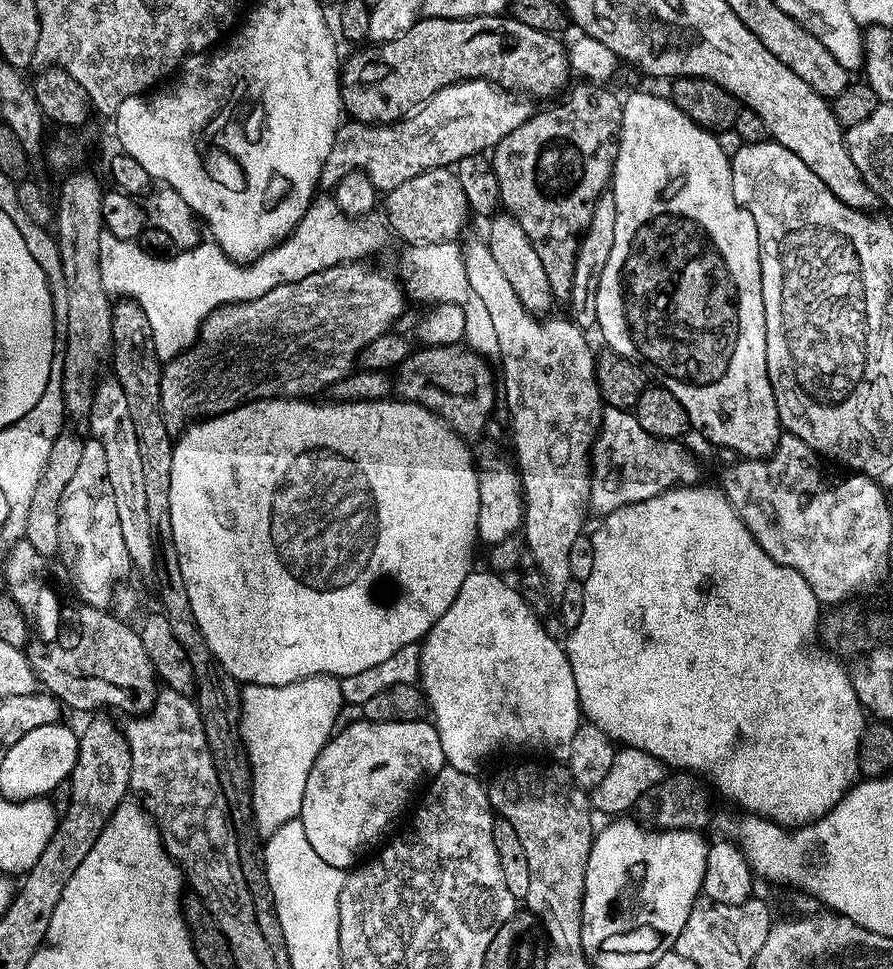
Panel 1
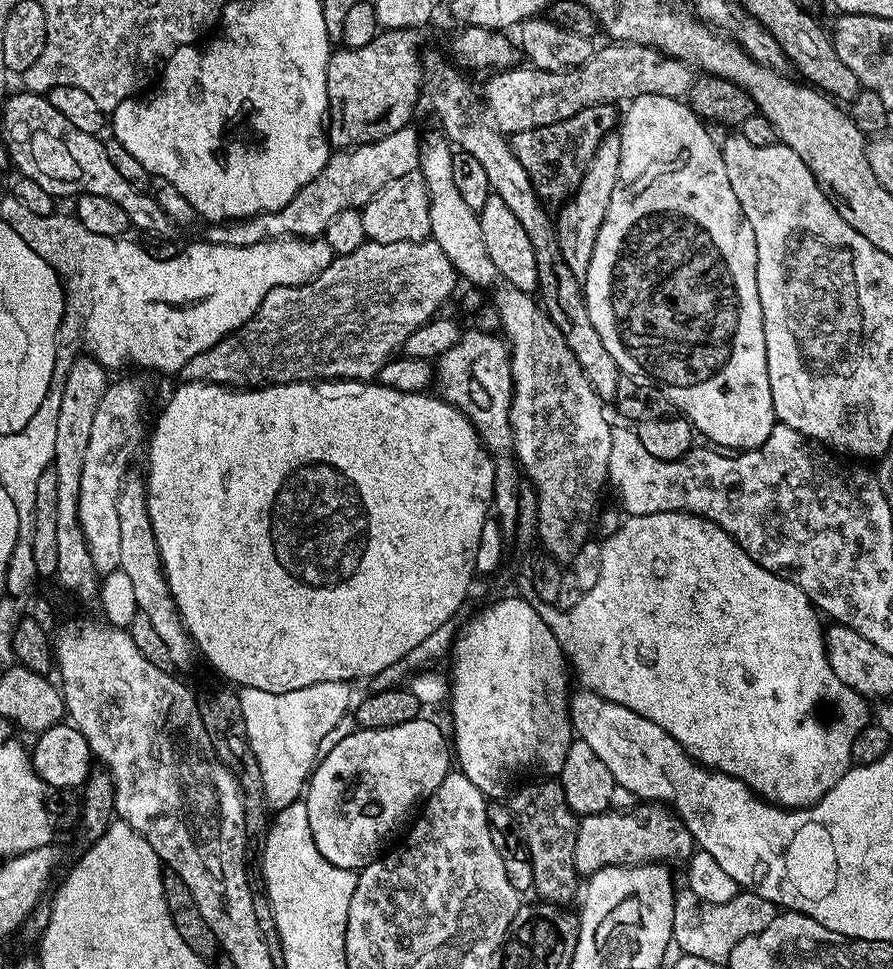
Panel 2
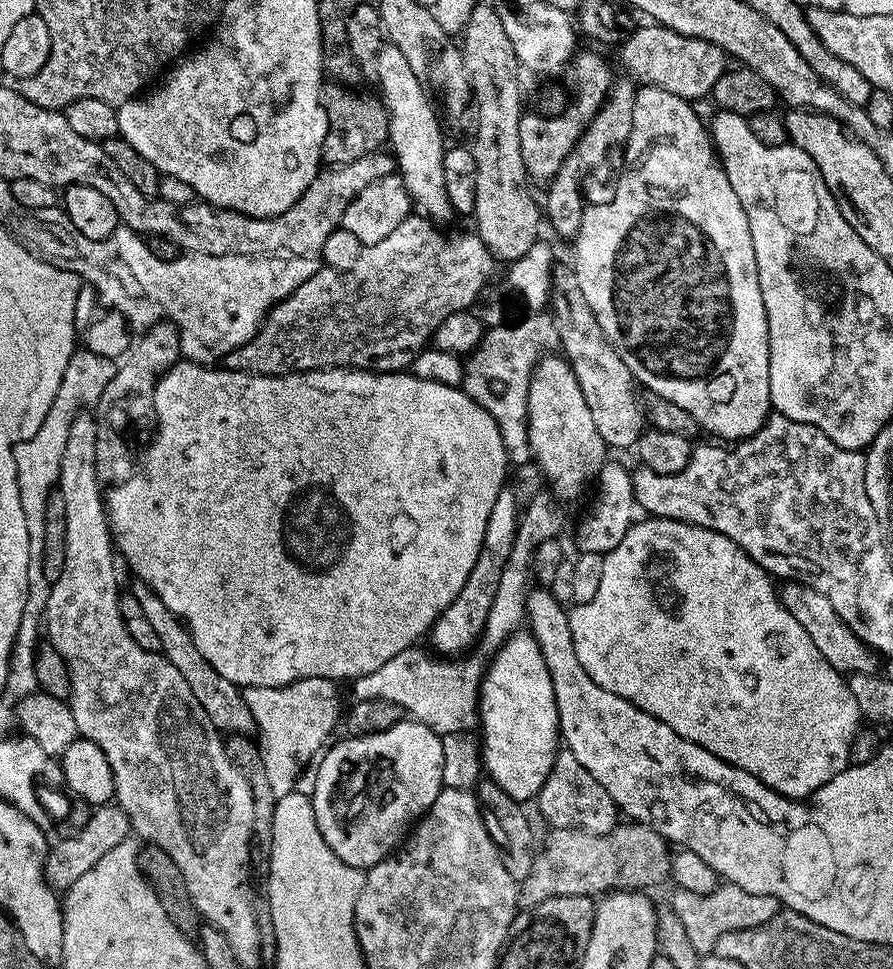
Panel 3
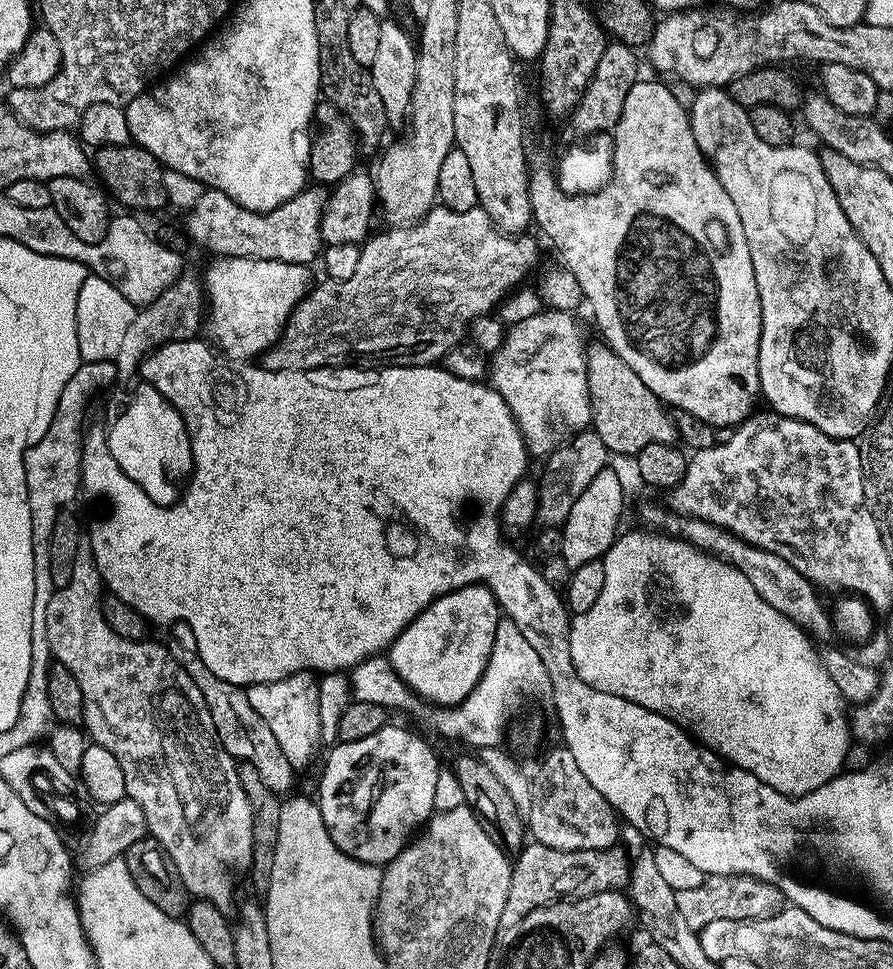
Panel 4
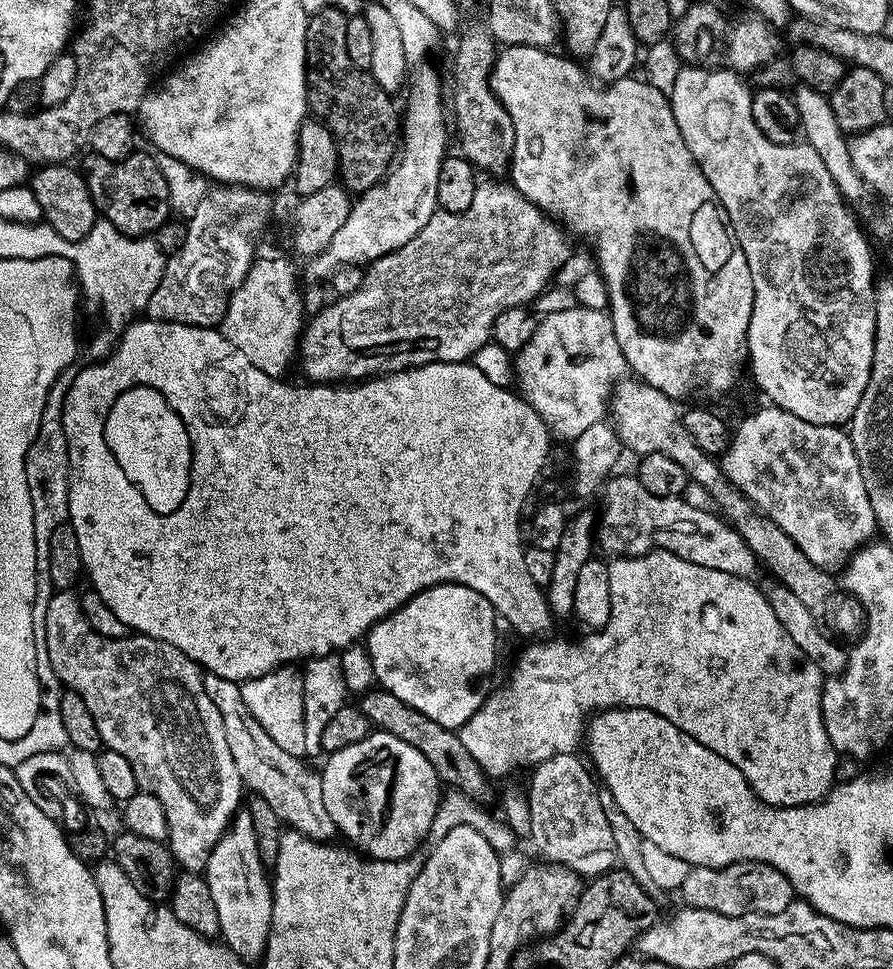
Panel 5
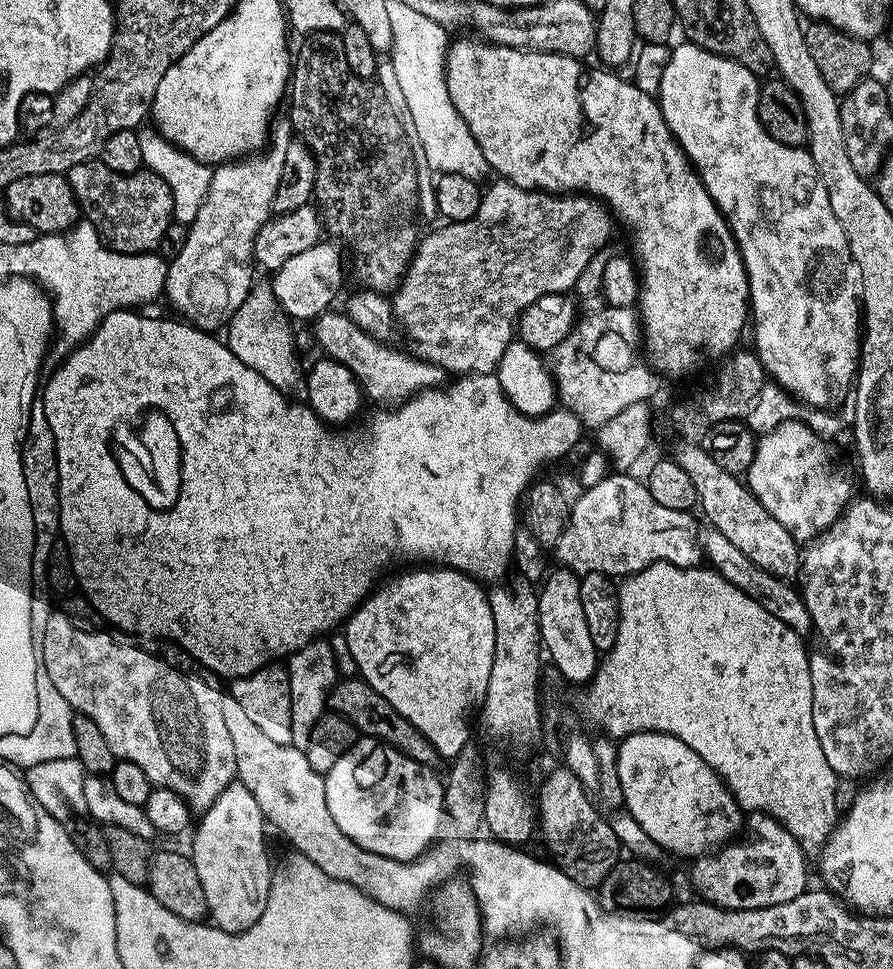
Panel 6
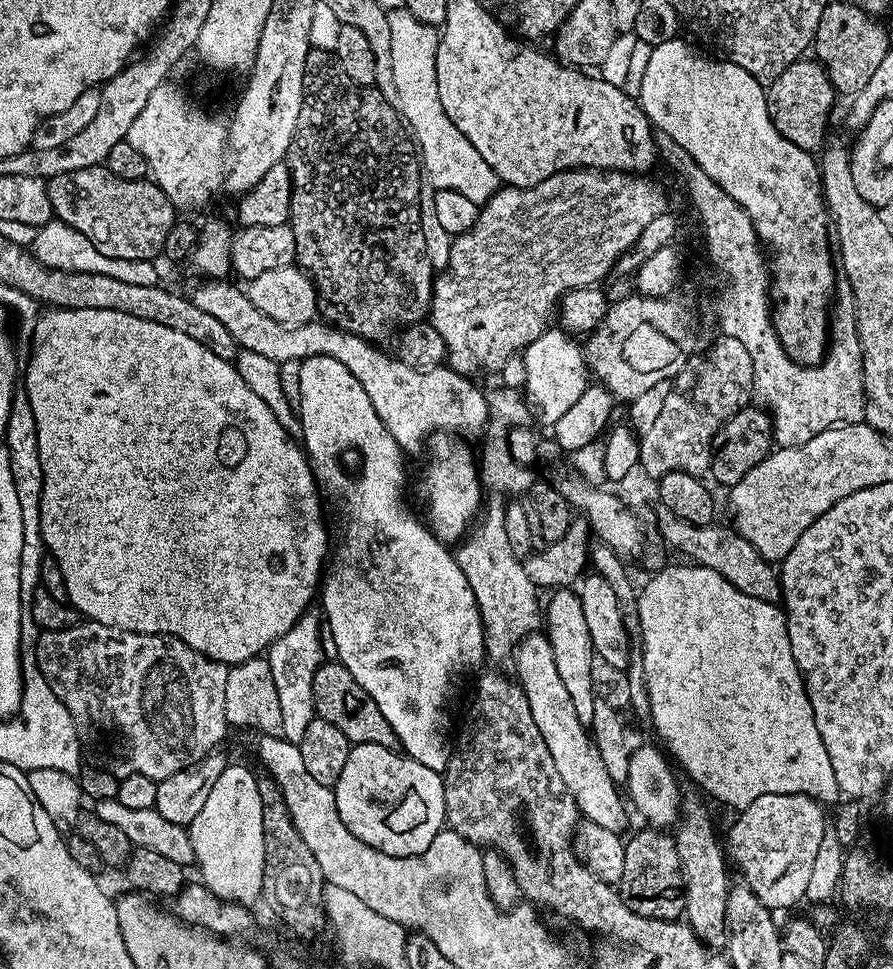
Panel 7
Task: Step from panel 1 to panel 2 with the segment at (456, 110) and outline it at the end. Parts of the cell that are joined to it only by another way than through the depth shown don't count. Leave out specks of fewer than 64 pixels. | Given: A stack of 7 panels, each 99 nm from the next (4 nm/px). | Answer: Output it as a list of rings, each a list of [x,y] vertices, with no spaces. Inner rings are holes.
[[[608,42],[605,45],[605,48],[597,47],[586,63],[579,64],[577,68],[568,68],[564,72],[547,72],[531,66],[513,66],[507,70],[493,71],[489,75],[492,77],[484,84],[484,100],[488,103],[487,115],[491,123],[505,134],[515,134],[574,118],[574,114],[595,104],[619,105],[620,100],[631,102],[634,98],[642,98],[642,94],[662,94],[662,98],[675,100],[687,97],[694,79],[692,65],[683,64],[673,56],[667,56],[665,52],[650,46],[623,42]],[[409,126],[382,138],[378,142],[363,144],[357,148],[336,150],[318,170],[318,174],[286,206],[276,212],[261,212],[247,220],[212,222],[207,225],[207,243],[222,246],[254,246],[269,238],[320,238],[328,230],[334,214],[347,208],[359,209],[387,184],[417,171],[420,166],[421,137],[416,137],[415,127]]]

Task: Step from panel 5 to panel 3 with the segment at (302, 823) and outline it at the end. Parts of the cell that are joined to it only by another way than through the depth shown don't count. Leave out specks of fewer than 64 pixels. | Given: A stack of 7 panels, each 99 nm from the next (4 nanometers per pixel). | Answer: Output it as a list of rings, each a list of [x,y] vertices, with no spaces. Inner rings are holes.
[[[147,586],[137,587],[134,594],[138,598],[138,602],[142,602],[142,610],[150,621],[154,634],[158,634],[160,651],[190,685],[194,698],[198,698],[202,710],[206,710],[206,718],[210,718],[210,722],[214,722],[217,732],[238,736],[255,733],[254,714],[250,714],[250,706],[246,706],[240,685],[230,682],[230,678],[222,678],[222,674],[218,674],[218,670],[214,670],[214,666],[210,666],[210,662],[206,662],[206,658],[202,658],[202,653],[198,651],[198,646],[194,646],[194,638],[189,634],[184,621],[179,620],[171,612],[166,606],[166,602],[162,602],[162,598],[158,598],[158,594],[154,594],[152,589]]]

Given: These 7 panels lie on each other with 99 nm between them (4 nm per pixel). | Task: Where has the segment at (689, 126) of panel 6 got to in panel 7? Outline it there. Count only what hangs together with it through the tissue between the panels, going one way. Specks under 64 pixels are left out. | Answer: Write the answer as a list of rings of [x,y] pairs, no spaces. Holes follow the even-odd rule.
[[[683,38],[655,45],[650,54],[650,62],[647,63],[646,74],[643,75],[641,96],[638,103],[644,113],[648,115],[648,121],[652,123],[652,127],[666,130],[679,145],[684,146],[687,153],[694,158],[695,162],[698,162],[699,166],[702,166],[706,174],[749,215],[759,243],[763,245],[770,257],[770,307],[773,329],[777,332],[777,336],[790,359],[803,365],[817,365],[824,359],[826,349],[829,347],[830,309],[833,307],[834,293],[838,283],[838,276],[836,276],[838,264],[834,259],[834,244],[830,239],[830,213],[828,205],[824,203],[824,189],[820,186],[820,169],[813,153],[794,146],[794,142],[782,138],[782,134],[778,134],[778,130],[774,130],[774,122],[770,122],[770,114],[768,113],[768,93],[765,85],[759,84],[753,76],[746,74],[746,70],[742,70],[742,66],[732,64],[723,58],[715,59],[711,60],[710,57],[695,52]]]

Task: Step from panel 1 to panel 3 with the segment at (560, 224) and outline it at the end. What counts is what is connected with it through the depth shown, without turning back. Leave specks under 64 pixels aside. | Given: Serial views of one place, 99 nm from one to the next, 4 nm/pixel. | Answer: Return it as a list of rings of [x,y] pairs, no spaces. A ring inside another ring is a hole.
[[[581,51],[567,65],[566,73],[572,80],[580,80],[576,88],[576,97],[565,103],[564,109],[555,114],[543,114],[525,111],[518,122],[518,146],[522,146],[522,162],[526,166],[529,177],[536,180],[540,186],[546,186],[556,177],[562,162],[574,150],[574,146],[584,133],[584,127],[598,114],[598,110],[604,104],[608,96],[608,89],[614,79],[614,73],[608,69],[608,64],[600,56],[592,52]]]

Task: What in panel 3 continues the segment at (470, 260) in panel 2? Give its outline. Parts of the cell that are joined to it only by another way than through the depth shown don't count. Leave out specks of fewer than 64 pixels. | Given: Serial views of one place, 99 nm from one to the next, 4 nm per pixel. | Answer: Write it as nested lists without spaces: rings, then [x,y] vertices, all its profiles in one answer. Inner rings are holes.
[[[384,47],[377,54],[374,67],[380,75],[378,92],[388,109],[390,152],[398,175],[402,177],[406,190],[412,196],[413,205],[433,222],[453,218],[454,211],[446,190],[446,170],[442,168],[446,141],[444,132],[440,129],[440,120],[428,101],[429,89],[418,82],[418,74],[410,70],[410,62],[406,62],[406,54],[402,54],[400,48]]]

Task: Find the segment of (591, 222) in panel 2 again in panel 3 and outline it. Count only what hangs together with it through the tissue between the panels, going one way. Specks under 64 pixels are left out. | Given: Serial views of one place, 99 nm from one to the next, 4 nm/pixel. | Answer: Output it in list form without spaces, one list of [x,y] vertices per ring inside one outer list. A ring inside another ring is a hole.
[[[631,78],[623,79],[613,79],[608,89],[608,96],[604,100],[603,106],[598,110],[598,114],[594,114],[594,118],[584,127],[584,133],[580,135],[580,140],[574,146],[574,150],[570,150],[566,162],[562,162],[556,177],[546,185],[545,192],[548,193],[545,194],[544,200],[542,196],[542,212],[547,223],[549,220],[553,230],[560,236],[572,238],[580,230],[582,214],[586,207],[586,201],[584,201],[583,194],[580,193],[580,187],[583,186],[588,171],[595,164],[602,163],[611,154],[612,148],[618,147],[617,149],[619,149],[621,146],[627,145],[630,130],[634,130],[634,102],[638,85]]]

